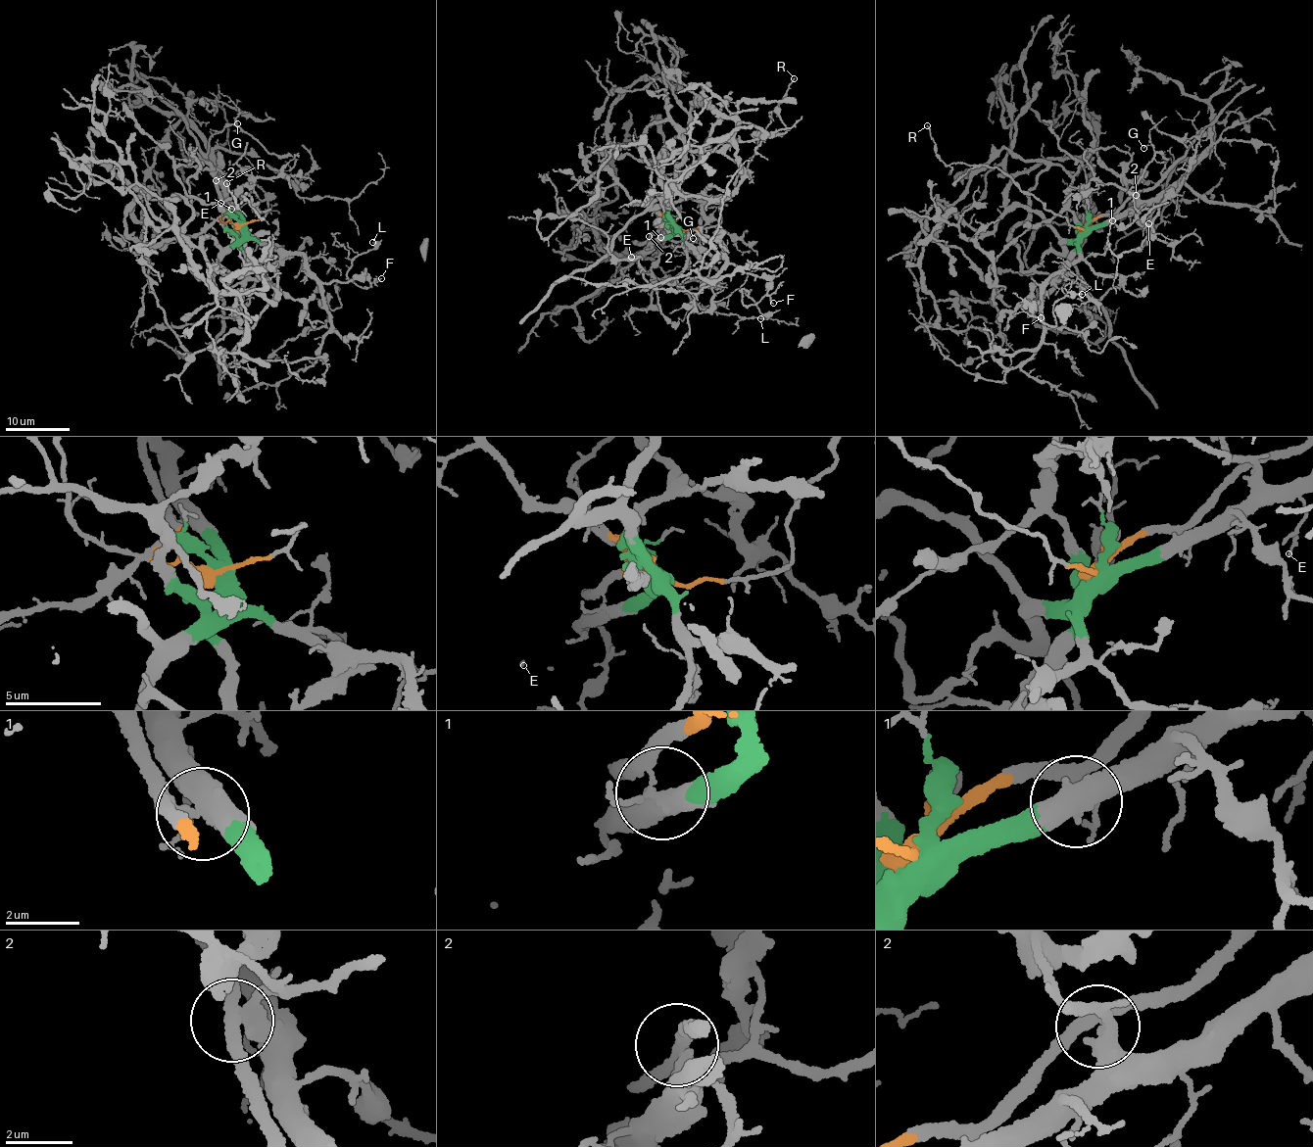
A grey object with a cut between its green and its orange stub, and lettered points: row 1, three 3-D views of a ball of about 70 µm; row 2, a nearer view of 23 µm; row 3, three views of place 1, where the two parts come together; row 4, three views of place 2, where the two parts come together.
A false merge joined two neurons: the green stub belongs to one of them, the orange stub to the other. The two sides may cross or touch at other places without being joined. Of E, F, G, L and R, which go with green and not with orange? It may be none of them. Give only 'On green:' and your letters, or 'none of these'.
On green: E, F, L

